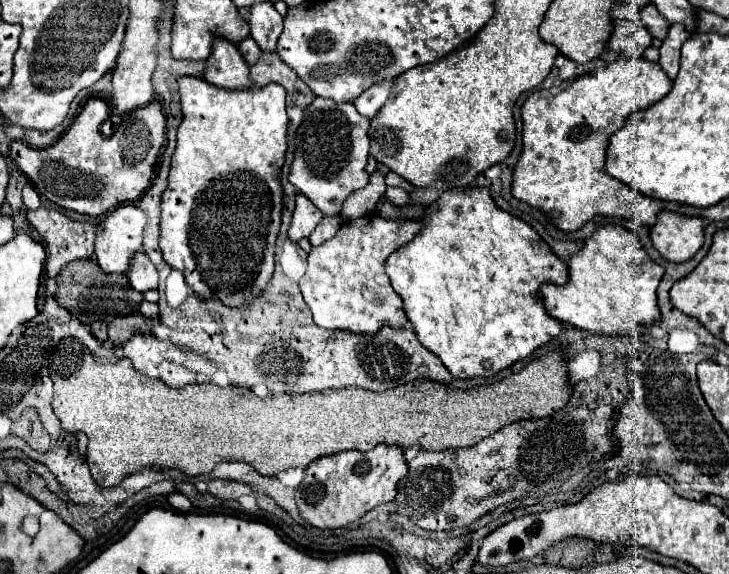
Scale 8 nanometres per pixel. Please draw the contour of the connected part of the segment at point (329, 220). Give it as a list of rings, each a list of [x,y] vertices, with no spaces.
[[[324,216],[322,222],[316,226],[316,230],[310,234],[310,244],[318,246],[318,244],[330,240],[338,232],[340,226],[342,226],[340,216]]]

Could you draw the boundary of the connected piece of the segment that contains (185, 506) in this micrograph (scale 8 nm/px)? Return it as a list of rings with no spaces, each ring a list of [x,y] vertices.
[[[178,492],[171,494],[168,497],[168,501],[174,509],[180,512],[186,513],[192,508],[190,500],[185,495]]]

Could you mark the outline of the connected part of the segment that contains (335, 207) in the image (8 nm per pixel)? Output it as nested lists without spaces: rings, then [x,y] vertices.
[[[314,98],[314,102],[304,110],[304,120],[300,124],[300,130],[296,132],[296,152],[294,162],[290,166],[288,180],[294,184],[306,198],[312,200],[312,204],[322,214],[340,214],[342,202],[354,192],[368,184],[366,174],[366,160],[368,160],[368,126],[370,120],[366,116],[360,116],[352,102],[336,104],[330,98]]]

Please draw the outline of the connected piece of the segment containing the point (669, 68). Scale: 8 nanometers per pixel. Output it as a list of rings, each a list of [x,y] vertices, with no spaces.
[[[672,24],[668,34],[666,34],[666,38],[662,40],[658,64],[662,66],[662,70],[670,78],[676,78],[676,74],[678,74],[678,68],[680,68],[680,48],[682,48],[682,44],[686,40],[688,40],[688,32],[684,30],[682,24]]]

